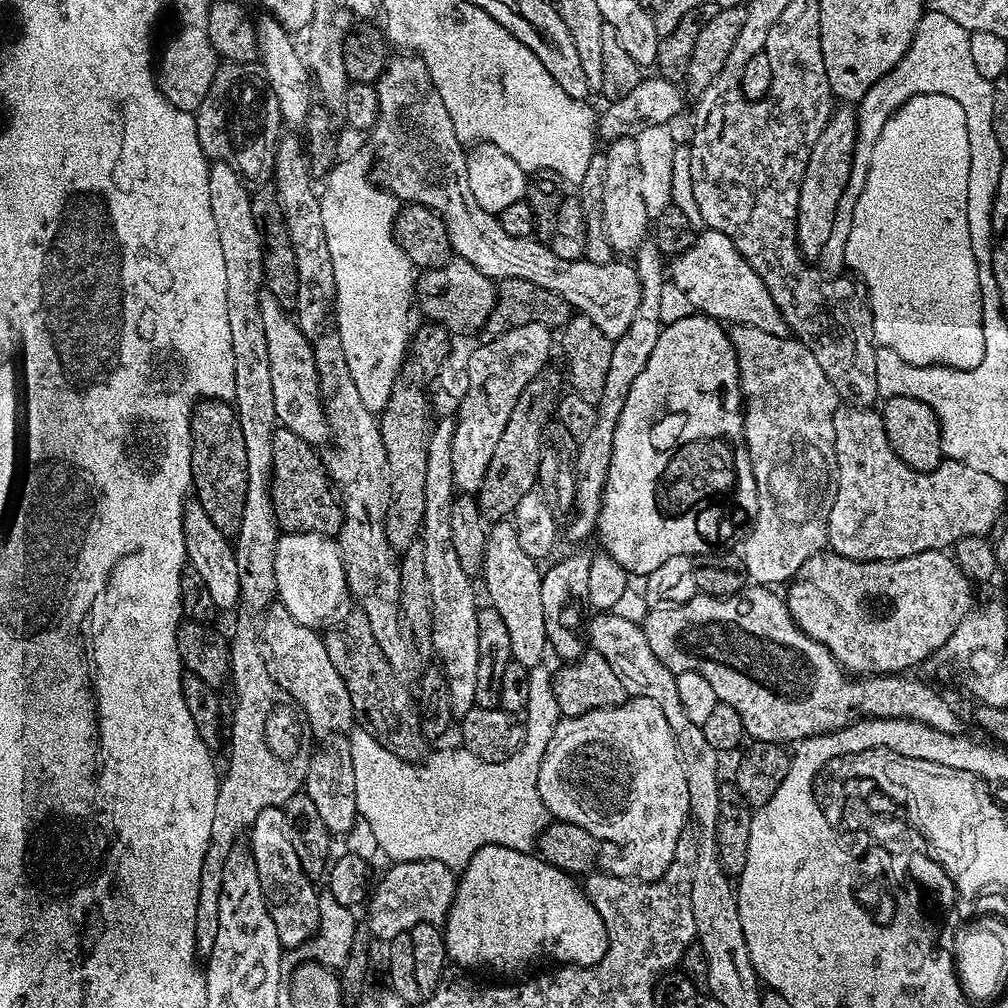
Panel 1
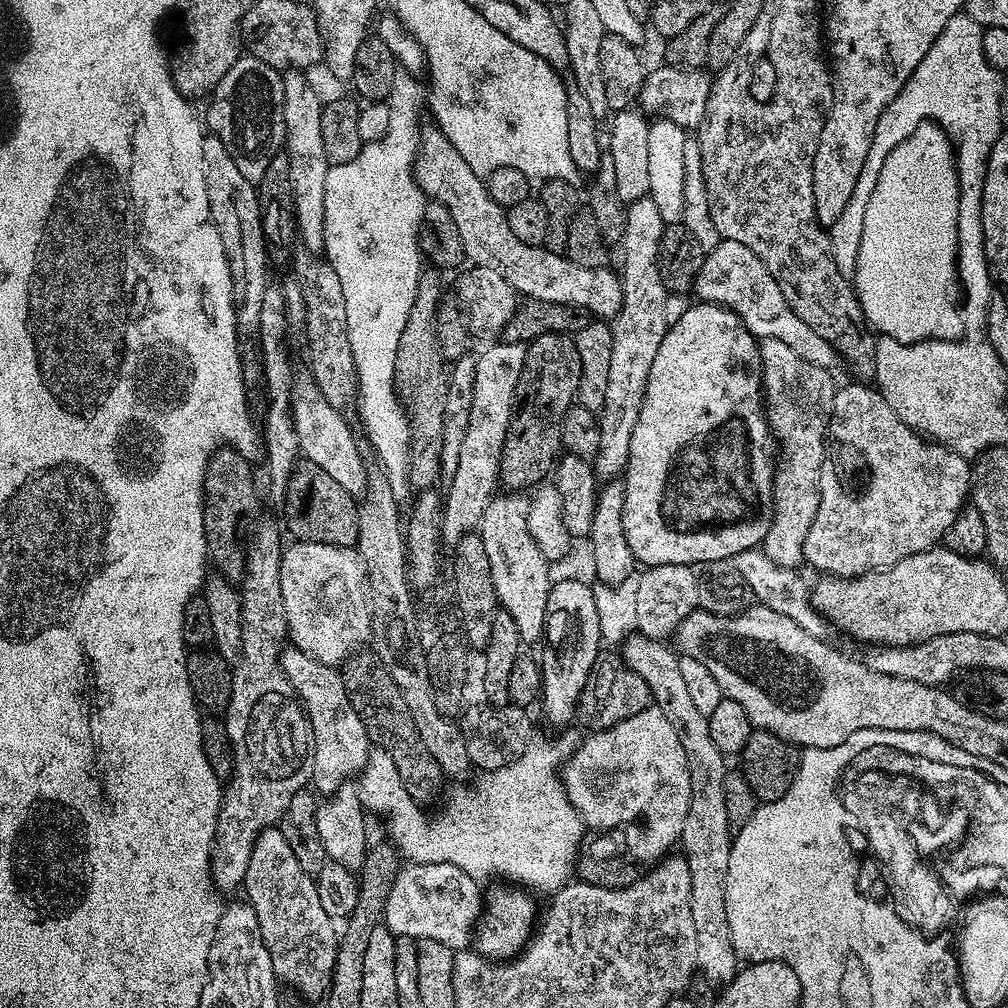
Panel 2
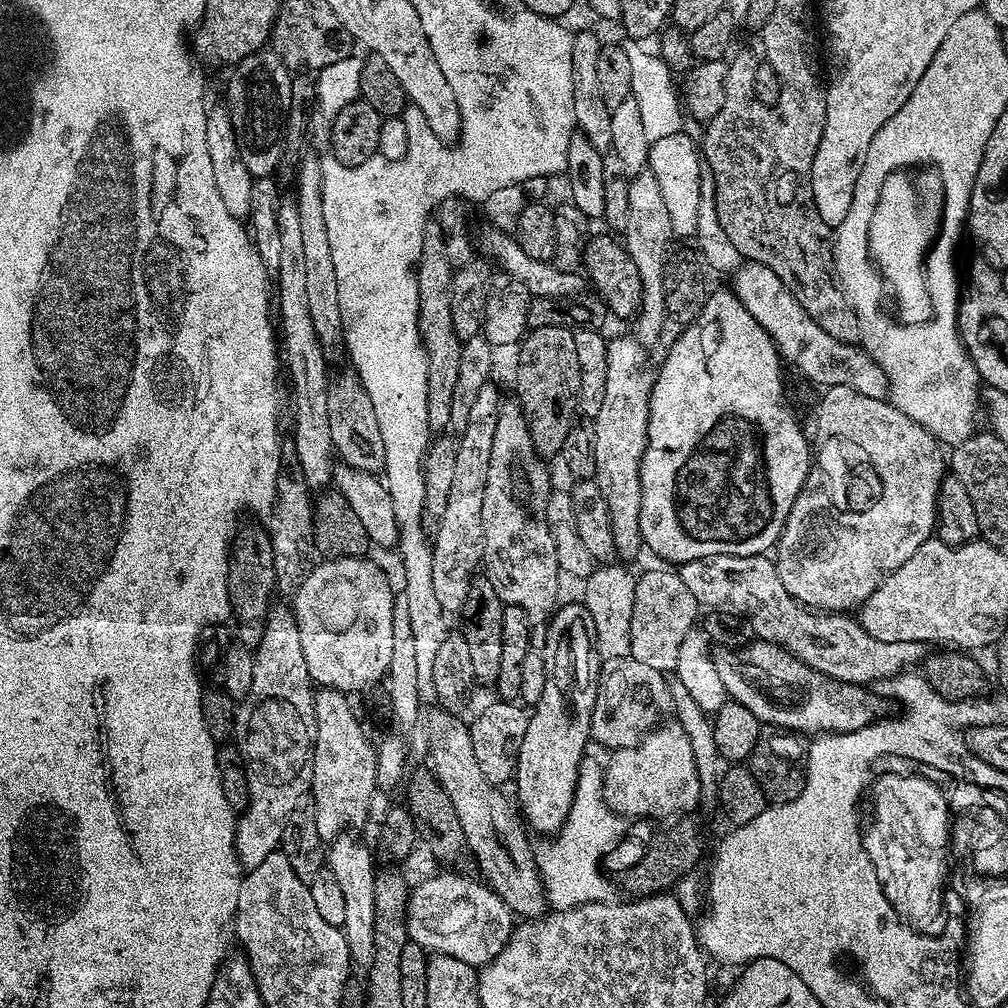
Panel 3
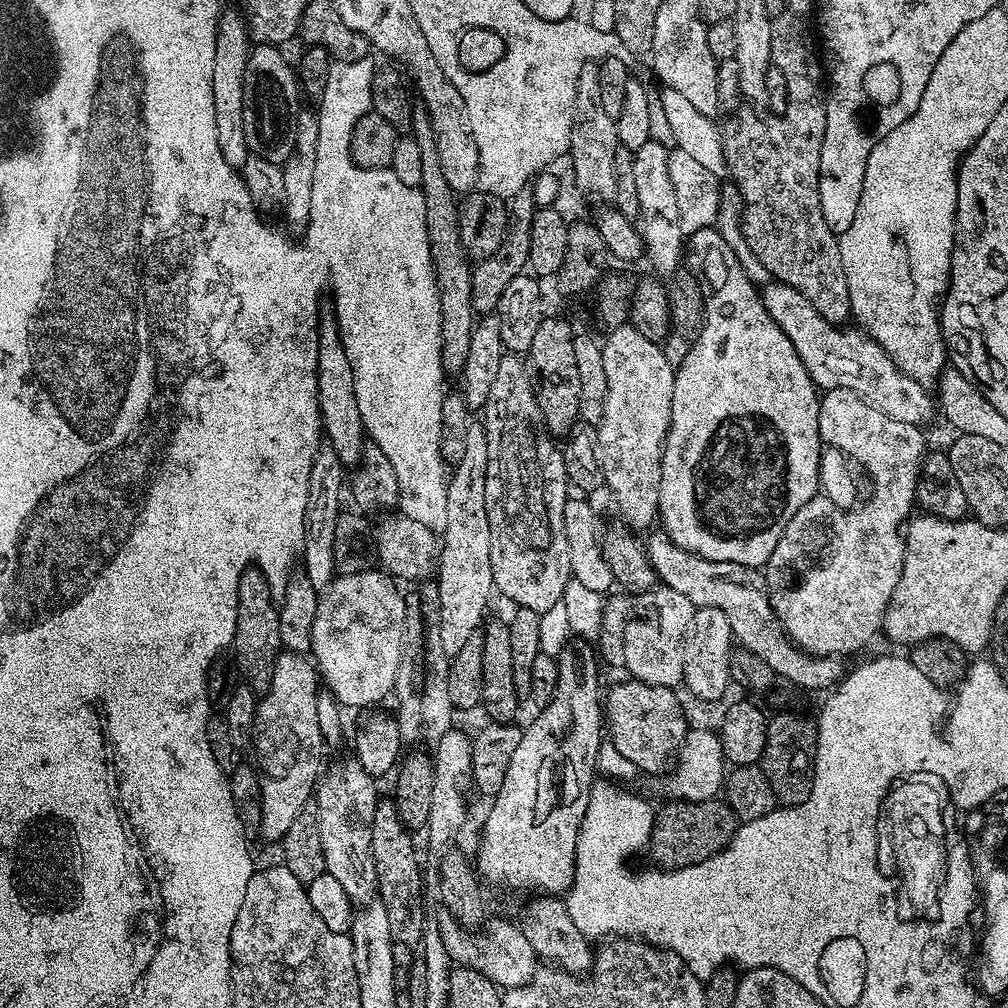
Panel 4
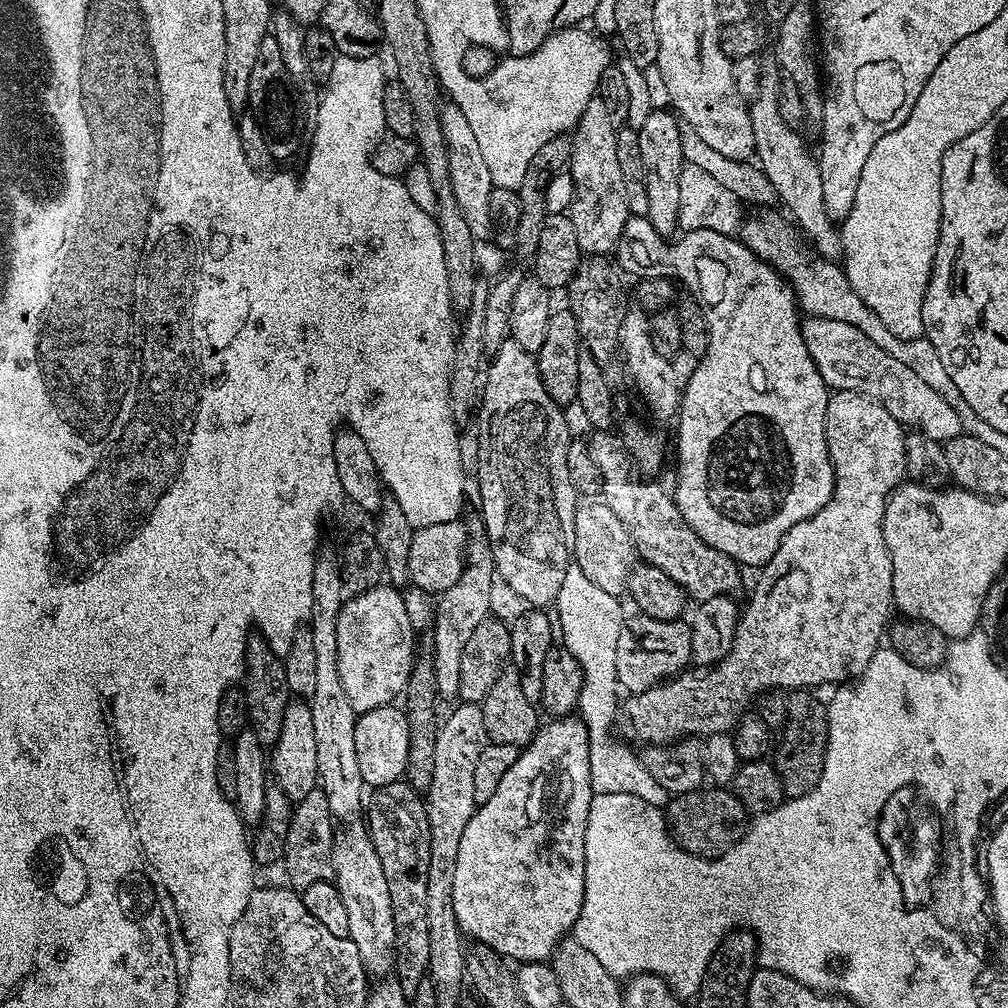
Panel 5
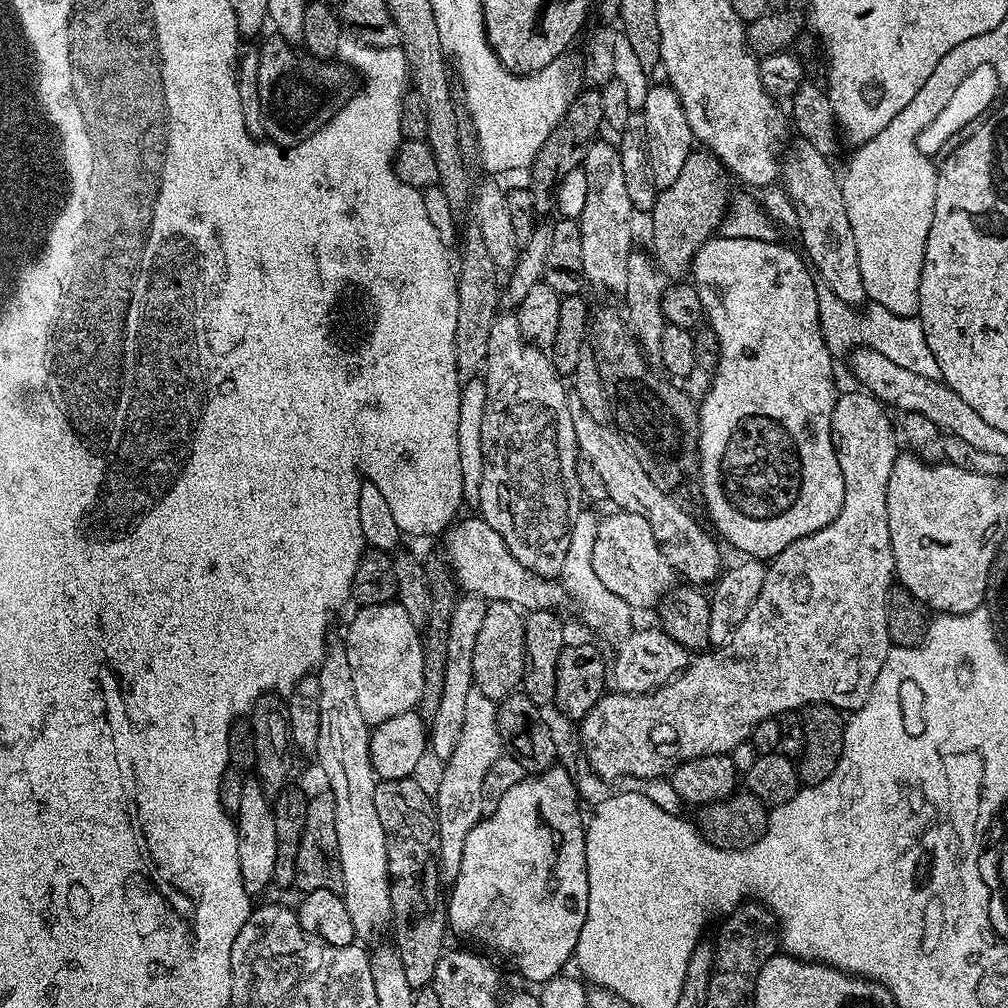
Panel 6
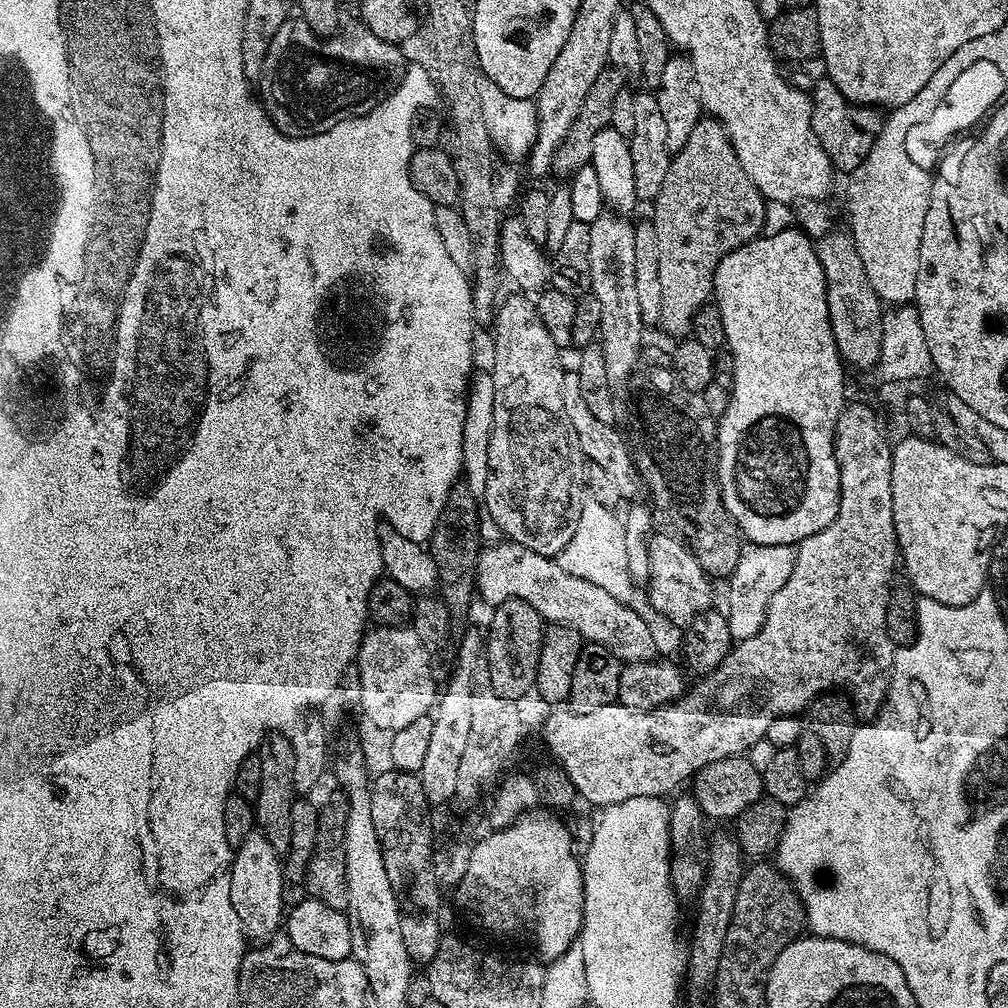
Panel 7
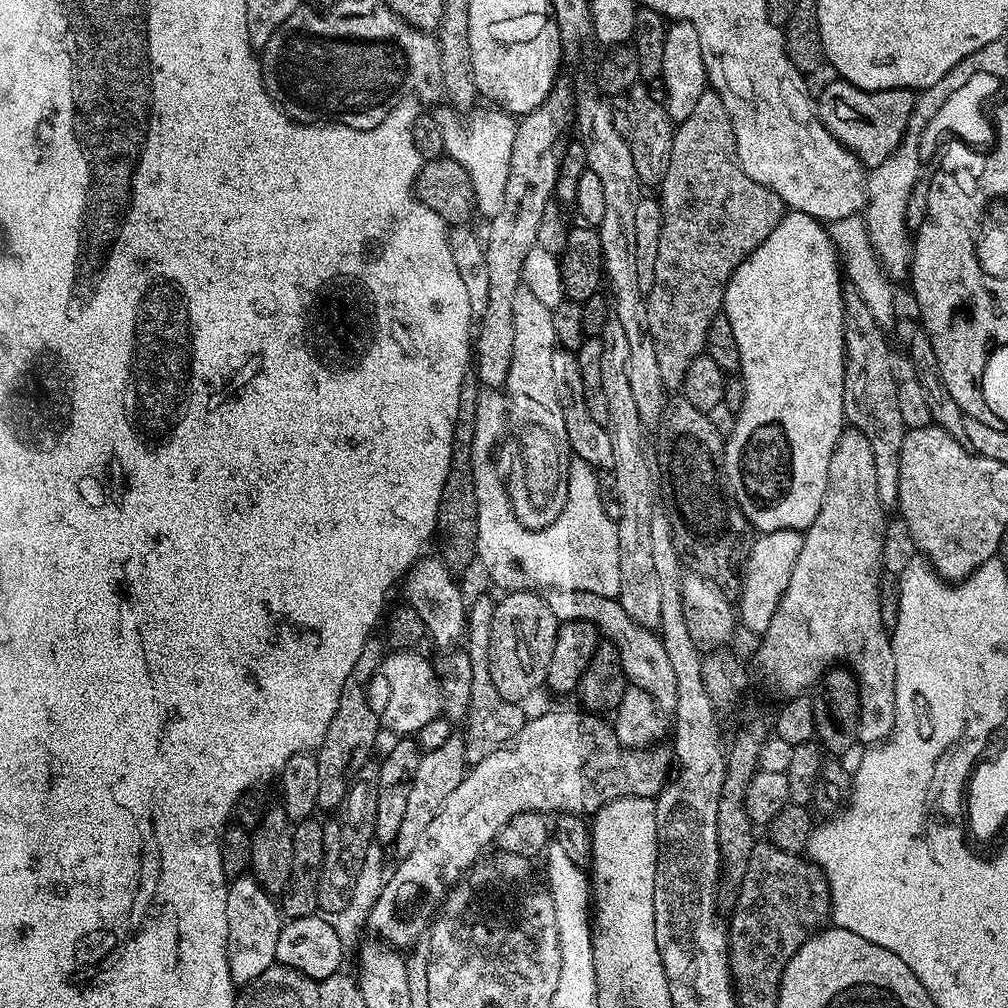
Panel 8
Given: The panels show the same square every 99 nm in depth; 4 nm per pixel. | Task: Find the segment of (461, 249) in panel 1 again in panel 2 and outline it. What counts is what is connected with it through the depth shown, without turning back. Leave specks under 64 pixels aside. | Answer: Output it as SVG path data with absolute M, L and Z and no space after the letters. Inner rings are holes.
M439 127L423 129L420 132L420 151L414 165L416 181L425 197L431 198L435 203L446 206L450 210L450 218L454 218L454 226L458 226L458 234L462 238L465 257L477 268L489 268L497 274L502 274L510 286L514 286L521 297L530 300L545 300L555 304L569 304L582 306L596 318L615 318L622 306L622 286L619 275L611 267L587 268L578 266L568 260L567 255L551 252L543 246L526 246L514 238L508 225L508 213L501 204L493 200L491 192L486 187L485 181L470 166L466 166L466 158L454 150L450 138L440 131Z

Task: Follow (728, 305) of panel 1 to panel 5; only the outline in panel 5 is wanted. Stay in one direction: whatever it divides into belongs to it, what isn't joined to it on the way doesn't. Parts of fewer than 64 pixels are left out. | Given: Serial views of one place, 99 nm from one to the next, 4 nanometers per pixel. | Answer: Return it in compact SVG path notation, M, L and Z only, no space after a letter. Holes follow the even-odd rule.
M805 315L800 329L806 350L810 350L810 358L814 358L814 366L818 366L818 374L822 374L829 389L868 396L883 406L905 429L926 434L926 438L943 442L964 432L958 410L954 410L954 406L950 406L950 402L946 402L938 390L930 390L930 385L922 382L922 378L918 378L910 366L898 362L893 355L876 346L856 326Z

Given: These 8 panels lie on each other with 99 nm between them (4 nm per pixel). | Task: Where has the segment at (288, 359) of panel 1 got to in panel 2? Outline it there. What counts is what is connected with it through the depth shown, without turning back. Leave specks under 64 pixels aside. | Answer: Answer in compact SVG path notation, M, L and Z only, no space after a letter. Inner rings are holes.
M310 378L297 379L293 383L291 410L301 455L326 471L326 474L333 478L334 482L340 483L347 493L357 498L361 497L367 491L370 472L366 470L351 428L342 418L343 413L330 406L317 384Z

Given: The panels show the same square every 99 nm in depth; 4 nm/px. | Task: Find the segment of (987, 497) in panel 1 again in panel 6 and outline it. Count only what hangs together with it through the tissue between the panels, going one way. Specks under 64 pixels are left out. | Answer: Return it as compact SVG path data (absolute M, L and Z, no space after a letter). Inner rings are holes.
M863 390L855 391L841 391L837 395L832 415L832 442L836 446L836 457L842 466L842 478L844 479L844 501L838 518L834 518L834 522L822 526L814 534L810 534L806 538L798 538L798 542L786 546L786 550L782 550L782 554L772 557L764 574L762 590L758 594L758 598L754 598L754 606L750 606L750 614L746 614L742 626L738 626L738 630L734 630L728 644L697 655L679 676L673 676L667 684L660 685L652 692L609 691L596 703L594 710L590 710L590 714L586 714L583 720L579 721L580 740L584 743L584 756L588 759L587 767L595 772L601 780L615 782L616 779L619 781L626 776L633 776L639 780L664 778L671 773L672 769L687 760L730 754L740 744L749 743L752 729L758 722L780 717L784 712L803 710L807 704L832 704L845 713L851 714L857 712L867 702L874 682L886 662L886 654L889 648L893 647L886 626L886 602L888 593L894 587L896 567L894 566L890 526L886 514L886 490L898 455L898 449L896 449L896 444L898 448L898 432L894 427L894 420L884 413L887 412L885 405L881 404L875 396Z

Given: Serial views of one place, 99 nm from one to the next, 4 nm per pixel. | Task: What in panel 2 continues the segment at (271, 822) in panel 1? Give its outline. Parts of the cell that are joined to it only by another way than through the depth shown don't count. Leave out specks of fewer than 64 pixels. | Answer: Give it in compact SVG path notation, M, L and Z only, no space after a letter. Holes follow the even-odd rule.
M280 827L264 828L254 842L250 866L246 866L242 892L248 895L245 896L246 903L252 907L254 914L258 914L258 930L262 930L262 942L266 942L266 950L270 950L270 962L274 966L277 981L281 985L289 984L294 991L301 992L304 996L323 997L328 991L328 983L332 981L334 958L340 949L338 924L330 914L326 914L326 910L322 910L315 879L306 874L306 870L302 870Z

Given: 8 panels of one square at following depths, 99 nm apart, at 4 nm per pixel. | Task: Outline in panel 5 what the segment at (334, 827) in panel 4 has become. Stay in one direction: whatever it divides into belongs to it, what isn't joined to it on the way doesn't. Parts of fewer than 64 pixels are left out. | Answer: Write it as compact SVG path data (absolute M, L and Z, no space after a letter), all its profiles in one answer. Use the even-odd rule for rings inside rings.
M348 822L343 829L337 831L332 847L332 861L336 871L334 883L338 894L342 894L342 903L346 905L346 915L350 930L348 939L358 946L358 958L362 958L362 966L369 977L388 978L393 975L396 962L396 943L394 942L394 906L390 906L390 886L386 882L386 874L382 874L382 862L378 862L378 854L368 837L368 829L363 823Z

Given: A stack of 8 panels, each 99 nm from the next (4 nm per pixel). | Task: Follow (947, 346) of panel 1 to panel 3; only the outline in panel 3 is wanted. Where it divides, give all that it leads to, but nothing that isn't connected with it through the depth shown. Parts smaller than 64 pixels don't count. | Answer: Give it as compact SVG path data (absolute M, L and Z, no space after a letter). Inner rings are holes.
M901 170L886 178L870 222L870 250L891 295L892 292L896 295L895 311L899 319L918 324L932 318L932 299L924 277L924 261L938 232L942 212L937 207L937 197L935 200L932 196L924 196L920 200L915 186L908 184L908 176L907 171Z

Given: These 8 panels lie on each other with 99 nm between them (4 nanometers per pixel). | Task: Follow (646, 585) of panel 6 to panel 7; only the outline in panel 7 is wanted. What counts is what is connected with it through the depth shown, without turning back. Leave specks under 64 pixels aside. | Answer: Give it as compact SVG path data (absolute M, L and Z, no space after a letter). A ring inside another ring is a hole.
M657 531L648 542L648 558L650 561L650 583L648 600L656 612L661 612L668 620L673 620L683 630L713 607L712 584L708 573L702 570L698 558L689 550L687 544L667 531Z

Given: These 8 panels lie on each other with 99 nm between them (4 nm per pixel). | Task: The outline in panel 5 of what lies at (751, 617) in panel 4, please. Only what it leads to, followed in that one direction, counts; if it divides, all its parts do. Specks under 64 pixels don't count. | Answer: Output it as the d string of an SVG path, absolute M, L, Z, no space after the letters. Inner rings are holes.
M593 431L591 435L592 440L589 439L587 445L590 450L590 458L594 458L594 464L600 468L602 474L600 490L603 503L608 504L610 510L618 514L618 518L622 518L622 524L626 526L626 530L632 536L632 543L639 559L643 563L652 564L658 570L662 570L662 574L670 574L670 578L674 578L674 582L678 582L678 586L682 586L693 601L699 602L706 598L735 593L735 588L740 584L741 565L726 554L722 554L722 550L714 550L714 546L702 542L702 538L698 538L698 534L694 534L694 530L682 518L675 499L669 493L667 496L658 485L643 484L639 480L641 477L638 475L636 465L632 463L631 456L622 447L621 441L617 437L616 440L612 437L611 431Z

